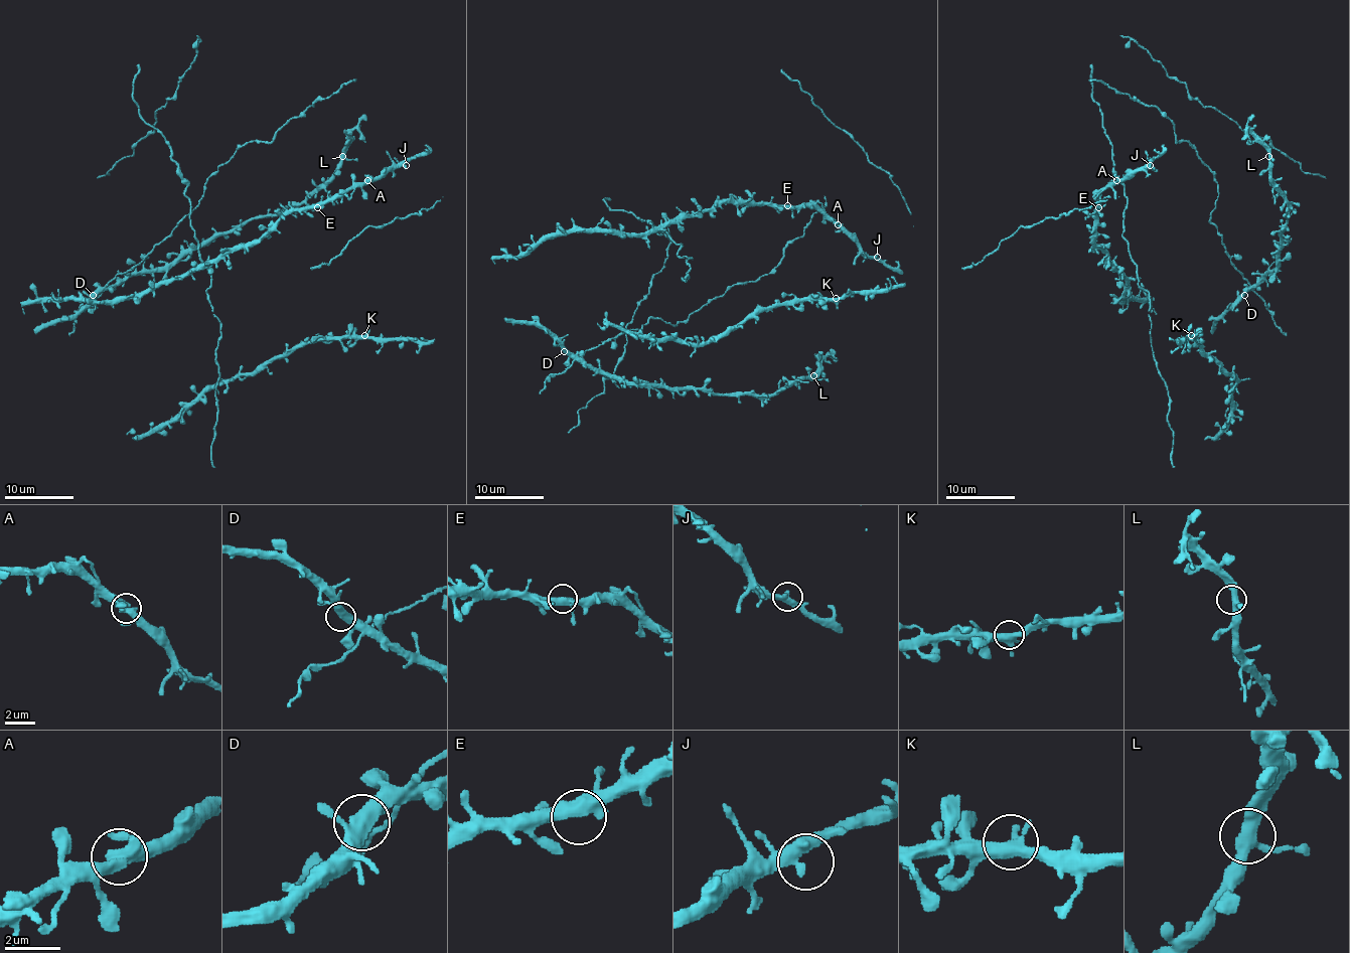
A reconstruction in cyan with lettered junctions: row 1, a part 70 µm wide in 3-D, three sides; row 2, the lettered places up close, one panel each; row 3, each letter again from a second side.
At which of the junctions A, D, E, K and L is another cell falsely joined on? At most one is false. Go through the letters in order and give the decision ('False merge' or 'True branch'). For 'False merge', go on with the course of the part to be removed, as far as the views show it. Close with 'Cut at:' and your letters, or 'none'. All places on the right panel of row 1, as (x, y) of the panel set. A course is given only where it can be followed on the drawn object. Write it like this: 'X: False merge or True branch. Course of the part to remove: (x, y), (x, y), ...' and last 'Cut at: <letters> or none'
A: True branch
D: True branch
E: True branch
K: True branch
L: True branch
Cut at: none

